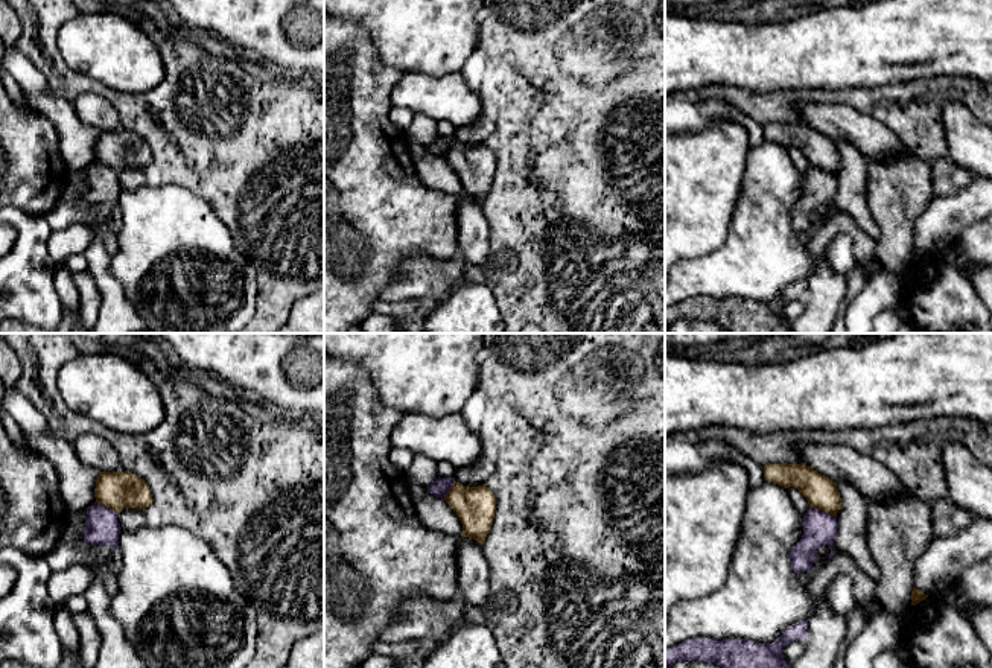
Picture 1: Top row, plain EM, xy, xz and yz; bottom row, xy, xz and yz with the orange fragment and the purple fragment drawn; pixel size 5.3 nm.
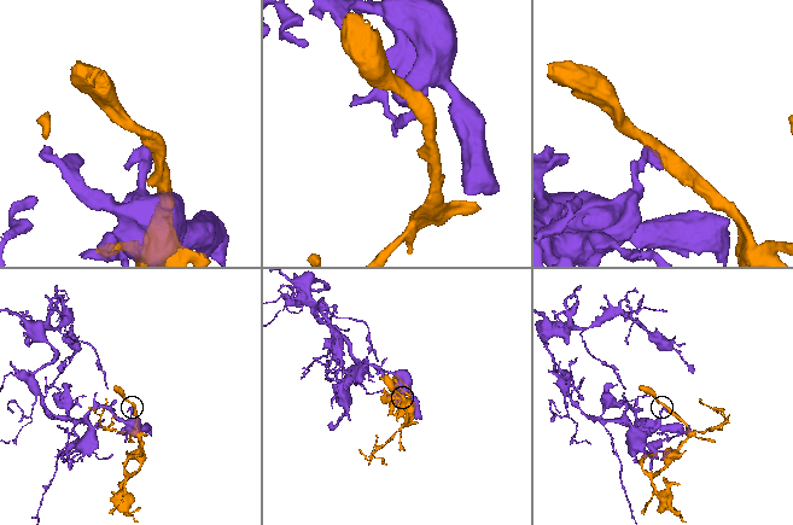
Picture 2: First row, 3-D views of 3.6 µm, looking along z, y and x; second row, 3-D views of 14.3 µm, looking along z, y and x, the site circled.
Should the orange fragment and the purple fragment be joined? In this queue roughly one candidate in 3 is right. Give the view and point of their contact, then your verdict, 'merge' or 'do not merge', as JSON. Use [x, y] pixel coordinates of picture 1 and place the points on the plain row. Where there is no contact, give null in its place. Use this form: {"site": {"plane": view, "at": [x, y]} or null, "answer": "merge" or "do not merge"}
{"site": {"plane": "yz", "at": [823, 169]}, "answer": "merge"}

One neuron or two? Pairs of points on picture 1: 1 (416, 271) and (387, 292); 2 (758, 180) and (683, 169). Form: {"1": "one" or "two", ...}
{"1": "one", "2": "two"}

